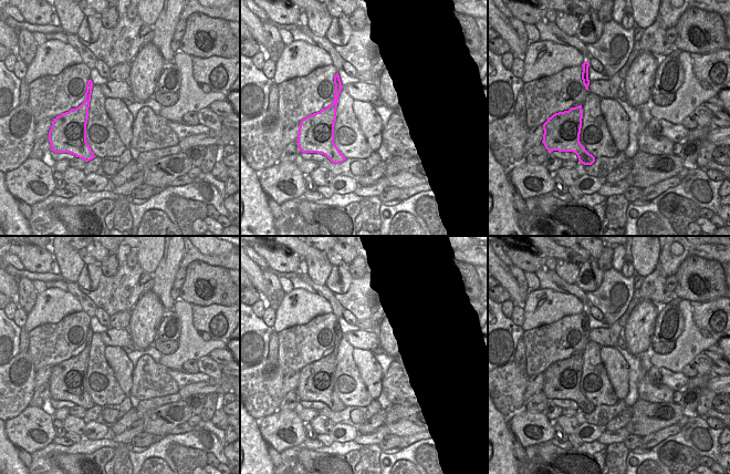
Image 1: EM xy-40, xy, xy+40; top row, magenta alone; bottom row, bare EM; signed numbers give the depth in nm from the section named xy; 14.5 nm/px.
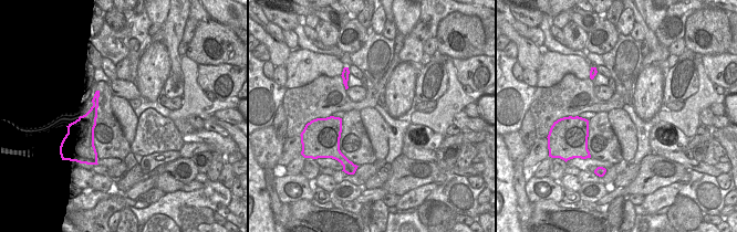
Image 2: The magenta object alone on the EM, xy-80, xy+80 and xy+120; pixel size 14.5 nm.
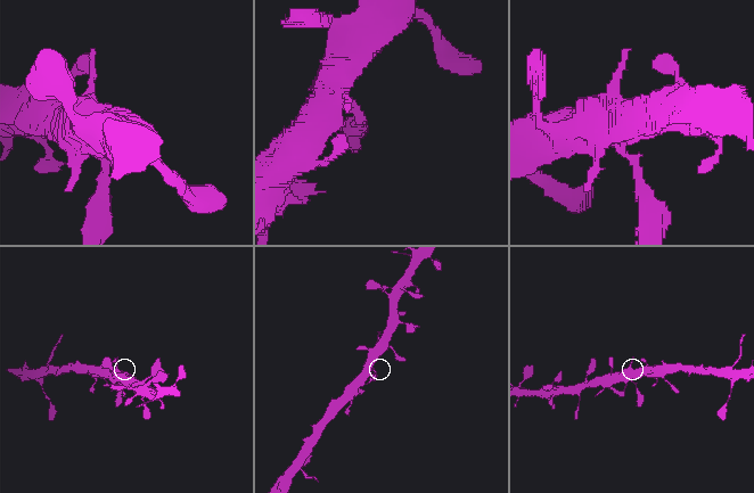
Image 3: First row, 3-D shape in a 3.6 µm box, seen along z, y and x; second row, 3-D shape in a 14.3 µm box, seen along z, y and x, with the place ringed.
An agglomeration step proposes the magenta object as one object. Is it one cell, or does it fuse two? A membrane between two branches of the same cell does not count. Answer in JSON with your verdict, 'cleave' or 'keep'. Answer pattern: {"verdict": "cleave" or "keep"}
{"verdict": "keep"}

